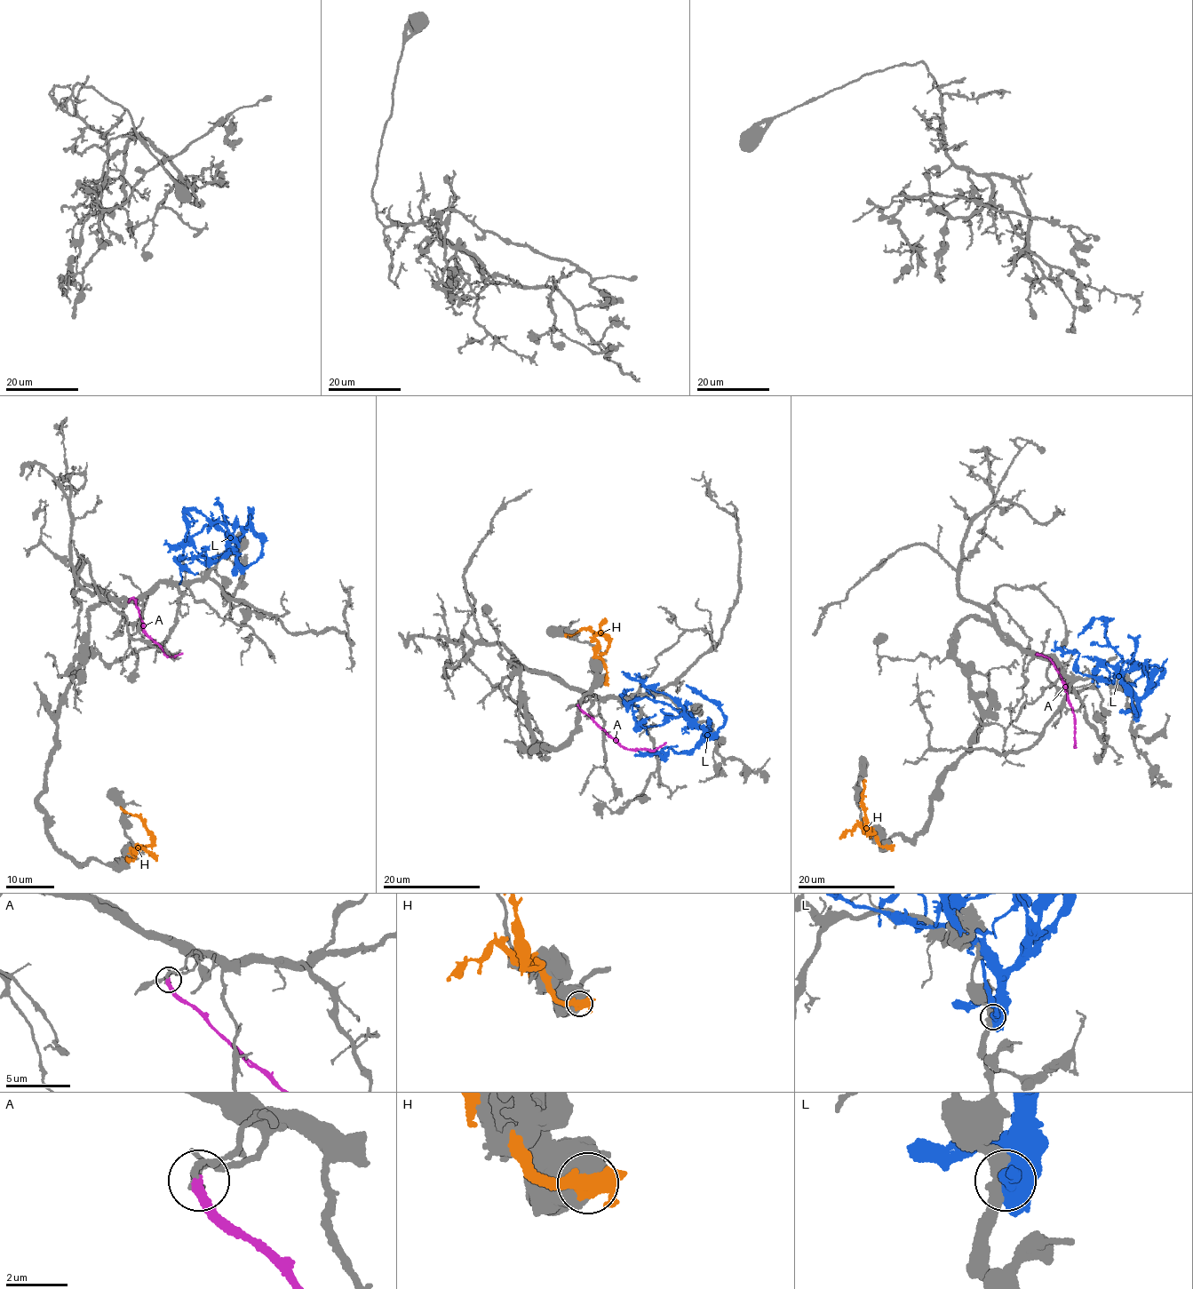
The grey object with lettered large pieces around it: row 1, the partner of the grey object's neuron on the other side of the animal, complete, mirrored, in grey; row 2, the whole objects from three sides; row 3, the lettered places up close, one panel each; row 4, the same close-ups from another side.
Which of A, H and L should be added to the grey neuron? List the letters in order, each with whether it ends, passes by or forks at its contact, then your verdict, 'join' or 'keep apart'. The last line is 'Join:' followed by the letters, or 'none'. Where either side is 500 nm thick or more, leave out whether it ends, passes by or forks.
A: it ends; keep apart
H: keep apart
L: keep apart
Join: none

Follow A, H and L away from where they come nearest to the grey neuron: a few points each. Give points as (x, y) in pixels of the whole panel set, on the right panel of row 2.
A: (1037, 654), (1042, 654), (1052, 663), (1060, 675), (1076, 720), (1076, 747)
H: (888, 847), (879, 845), (874, 833), (869, 831), (862, 799), (864, 779)
L: (1135, 716), (1135, 697), (1124, 681), (1121, 657), (1106, 636), (1108, 623), (1097, 618), (1077, 637)

